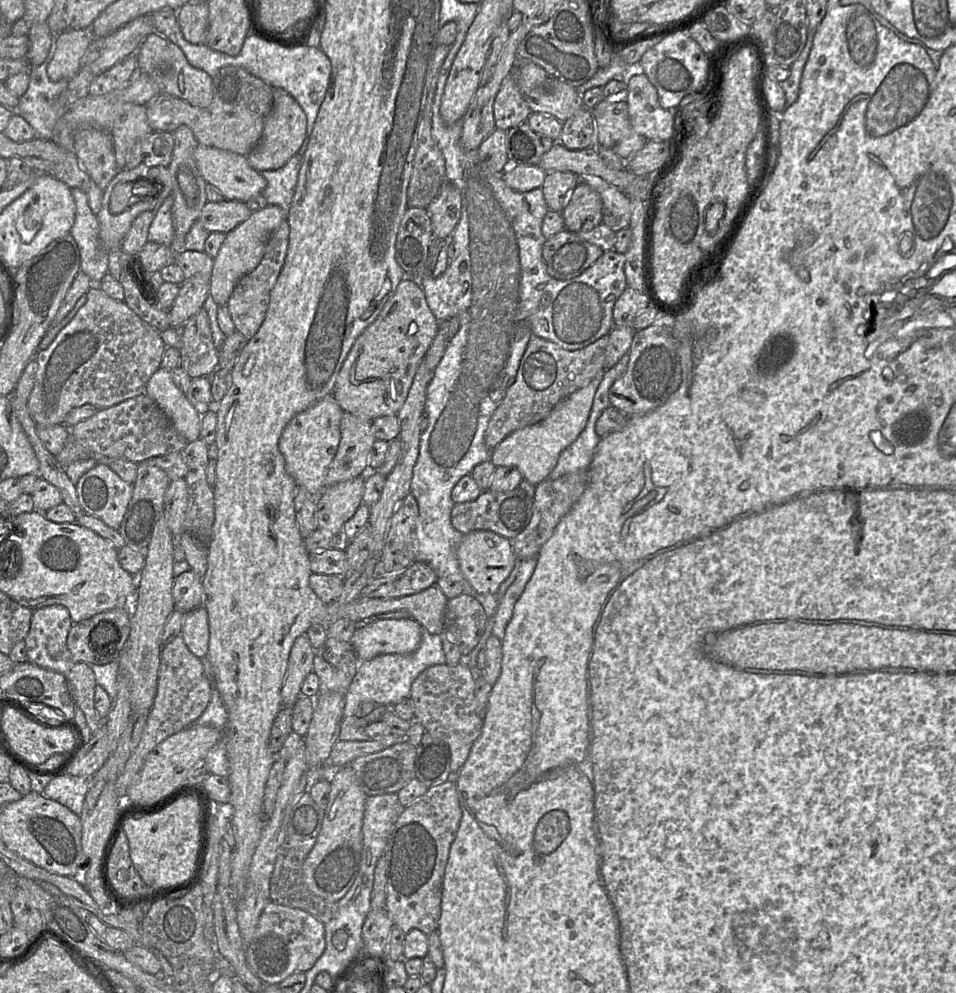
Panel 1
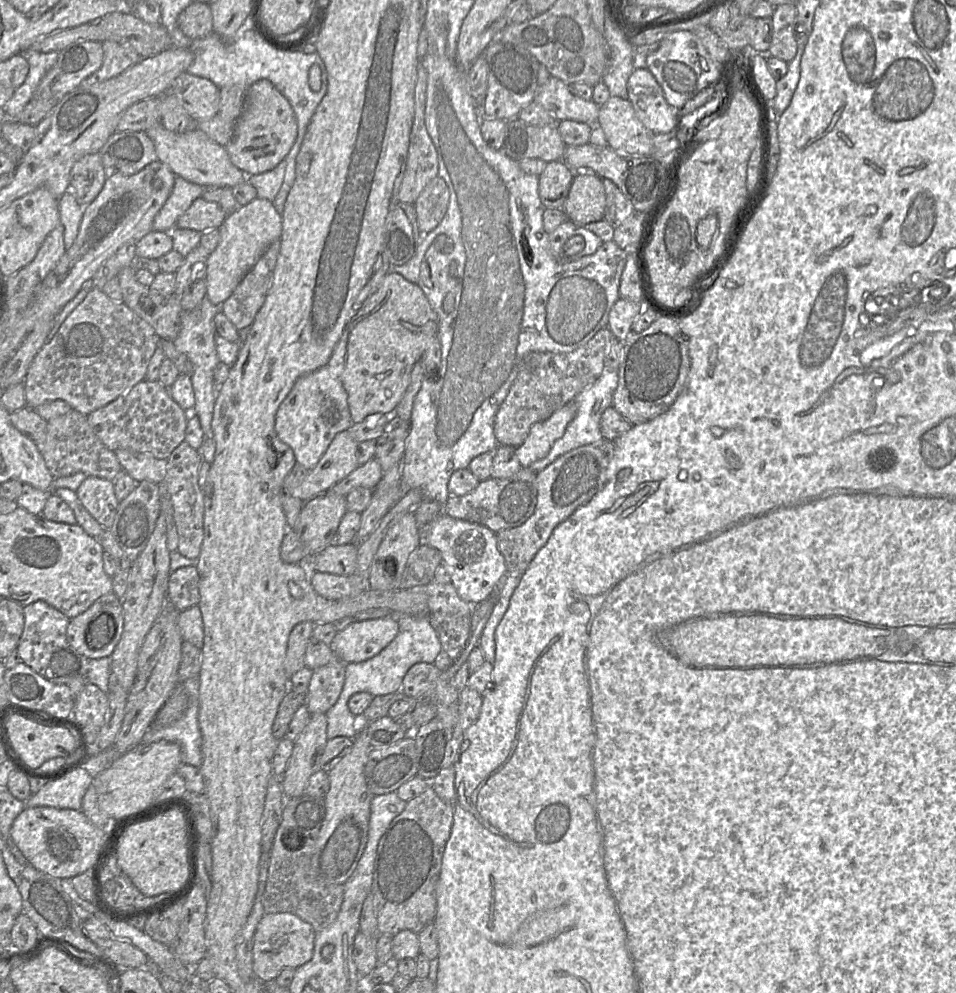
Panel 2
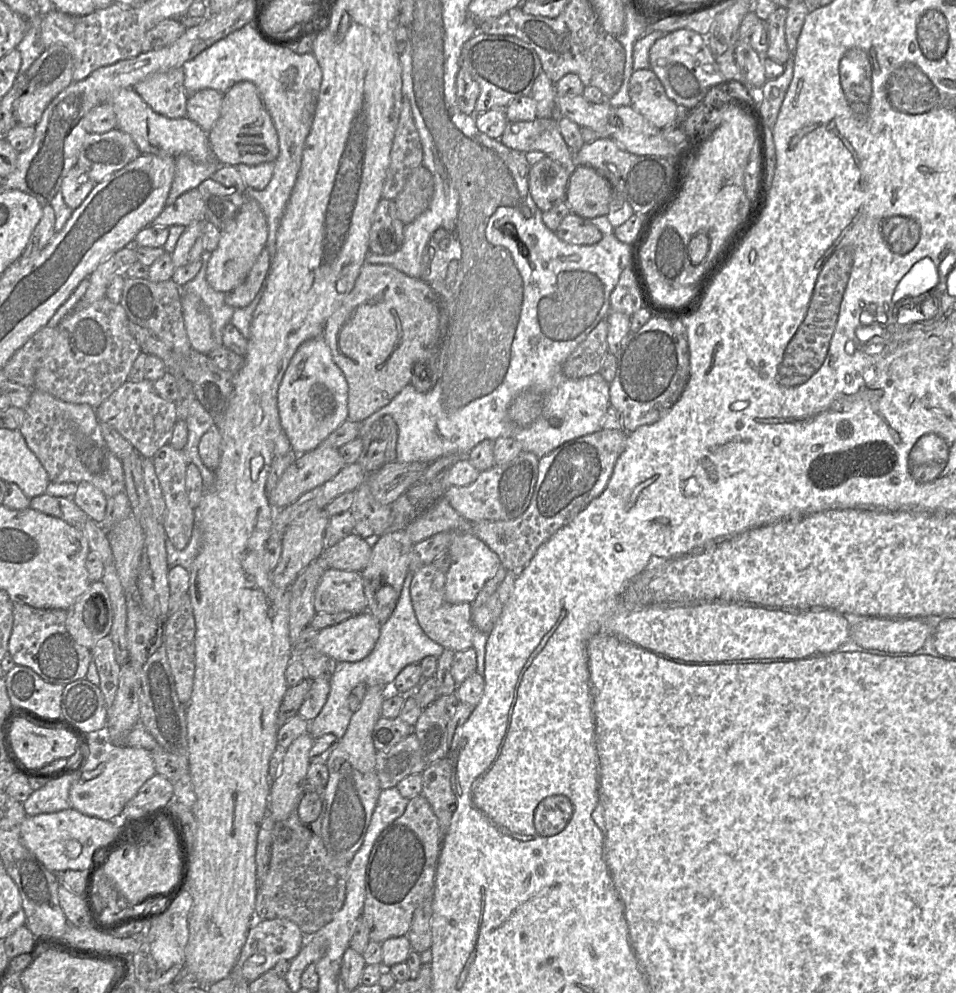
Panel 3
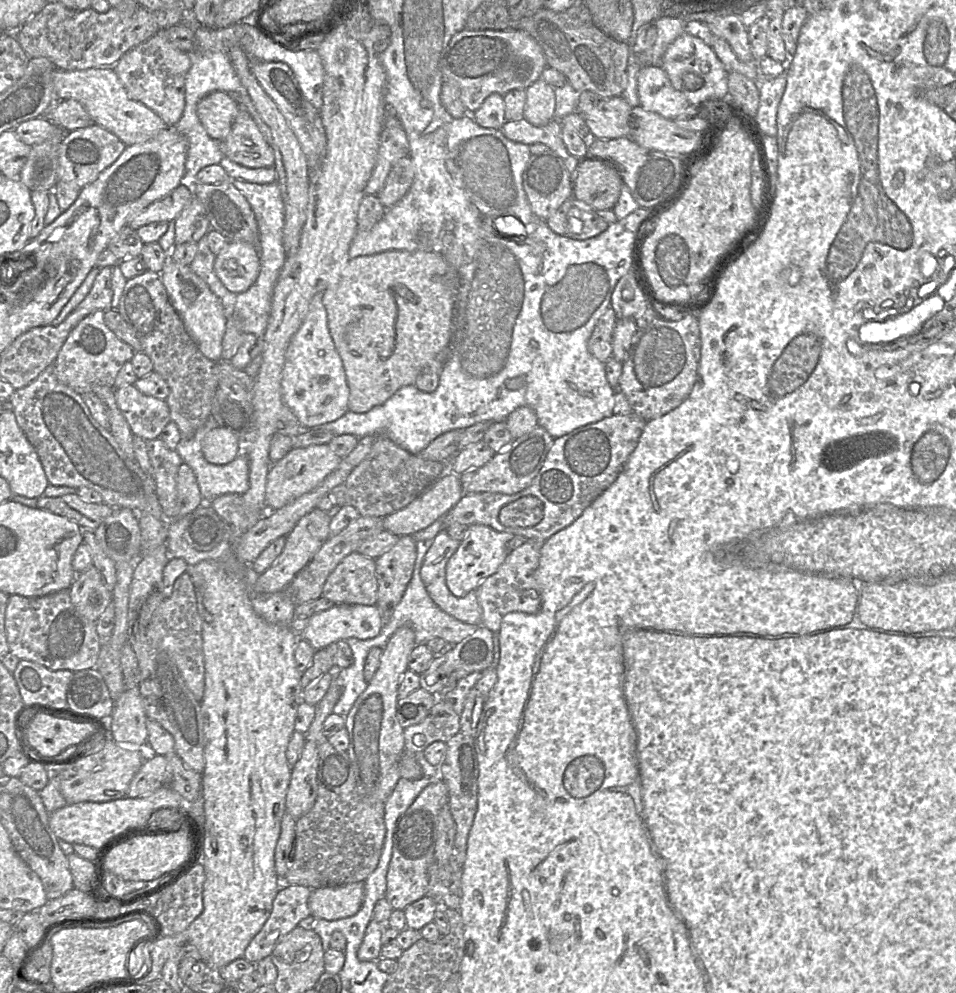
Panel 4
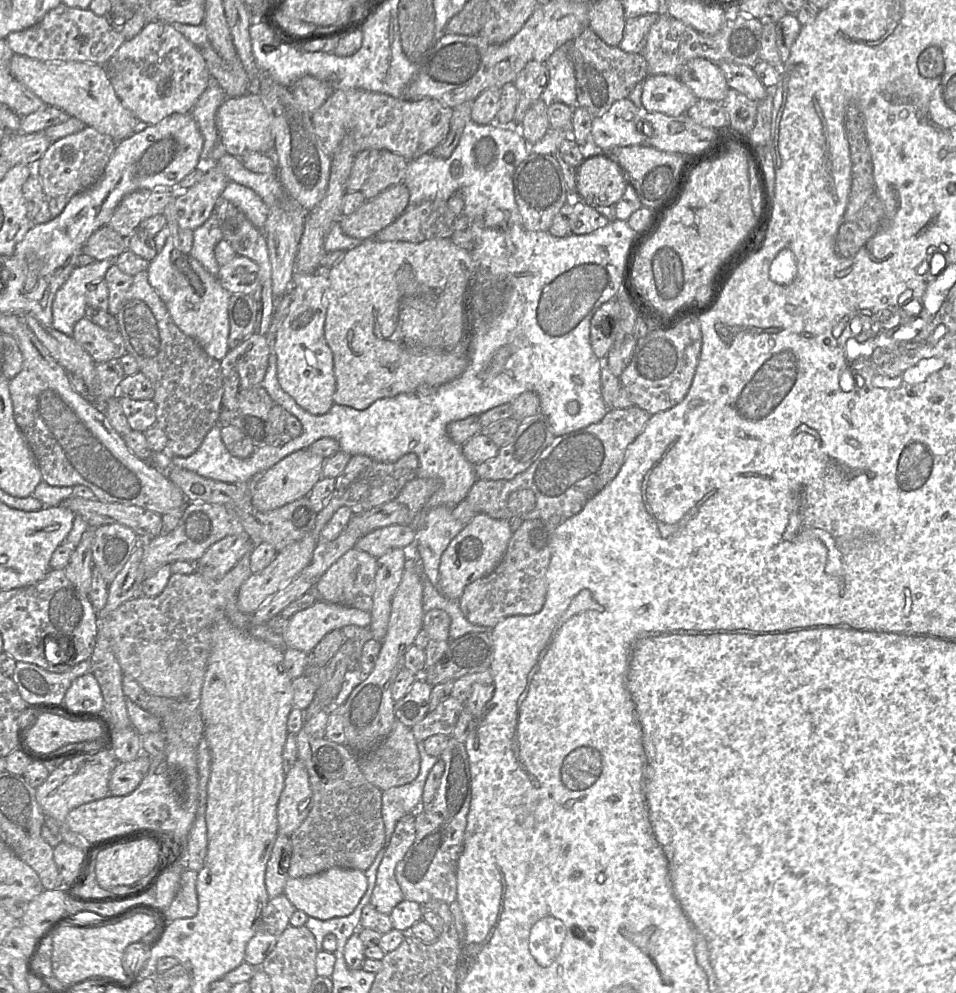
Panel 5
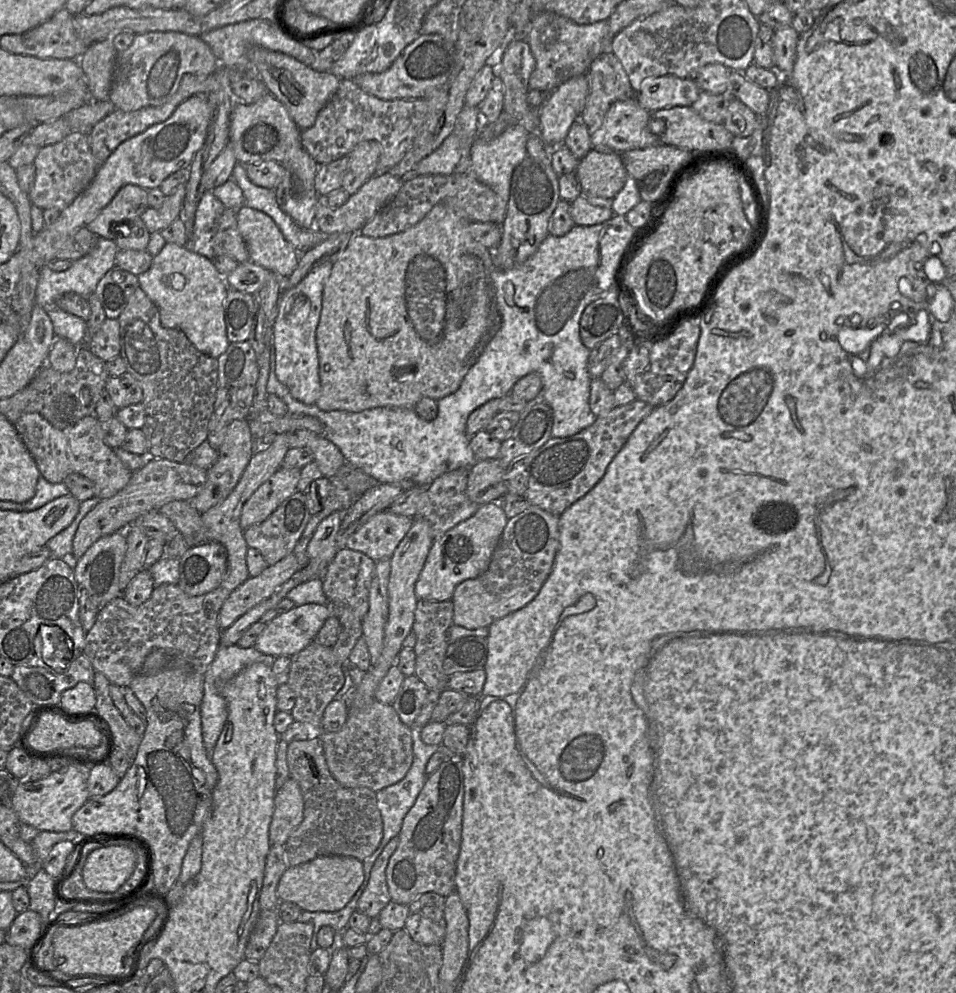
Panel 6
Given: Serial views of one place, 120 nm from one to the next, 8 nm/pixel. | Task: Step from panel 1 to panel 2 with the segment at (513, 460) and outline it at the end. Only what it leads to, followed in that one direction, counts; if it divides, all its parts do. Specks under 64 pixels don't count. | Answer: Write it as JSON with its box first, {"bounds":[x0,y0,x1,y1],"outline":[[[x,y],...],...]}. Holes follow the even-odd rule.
{"bounds":[515,401,576,467],"outline":[[[570,401],[549,418],[532,425],[524,442],[515,448],[515,455],[522,467],[544,458],[553,443],[562,437],[567,425],[574,418],[576,405]]]}

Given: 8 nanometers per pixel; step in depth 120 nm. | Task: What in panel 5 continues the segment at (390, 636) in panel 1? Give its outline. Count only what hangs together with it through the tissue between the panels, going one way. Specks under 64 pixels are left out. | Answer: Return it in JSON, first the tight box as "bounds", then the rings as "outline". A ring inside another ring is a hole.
{"bounds":[282,601,370,654],"outline":[[[317,601],[311,607],[289,618],[282,637],[286,648],[295,648],[310,654],[327,633],[348,625],[369,628],[370,623],[370,612],[327,601]]]}

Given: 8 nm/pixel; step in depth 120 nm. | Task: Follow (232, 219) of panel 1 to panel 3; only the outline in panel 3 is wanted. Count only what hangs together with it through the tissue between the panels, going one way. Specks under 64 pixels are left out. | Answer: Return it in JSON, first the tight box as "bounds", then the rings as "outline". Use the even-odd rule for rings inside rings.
{"bounds":[151,188,206,227],"outline":[[[193,188],[180,195],[173,204],[165,205],[151,225],[186,227],[199,220],[206,220],[205,204],[198,189]]]}

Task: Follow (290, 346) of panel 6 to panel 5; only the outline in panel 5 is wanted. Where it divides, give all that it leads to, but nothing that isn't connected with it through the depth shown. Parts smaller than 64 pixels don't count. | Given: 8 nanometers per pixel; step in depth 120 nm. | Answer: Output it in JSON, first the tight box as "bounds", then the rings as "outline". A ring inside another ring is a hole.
{"bounds":[274,272,336,415],"outline":[[[324,272],[314,274],[296,273],[290,287],[291,302],[274,339],[274,352],[277,356],[277,377],[281,388],[304,410],[314,415],[327,413],[334,405],[336,391],[333,354],[324,336],[327,312],[327,291],[329,280]]]}

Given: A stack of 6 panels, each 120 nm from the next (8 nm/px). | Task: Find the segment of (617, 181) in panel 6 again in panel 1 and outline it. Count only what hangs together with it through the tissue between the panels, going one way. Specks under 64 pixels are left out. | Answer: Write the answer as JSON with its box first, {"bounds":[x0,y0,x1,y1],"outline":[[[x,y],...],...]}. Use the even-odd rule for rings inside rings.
{"bounds":[561,181,602,233],"outline":[[[579,181],[567,197],[567,204],[561,212],[564,229],[574,233],[590,231],[602,223],[602,200],[599,192],[584,181]]]}

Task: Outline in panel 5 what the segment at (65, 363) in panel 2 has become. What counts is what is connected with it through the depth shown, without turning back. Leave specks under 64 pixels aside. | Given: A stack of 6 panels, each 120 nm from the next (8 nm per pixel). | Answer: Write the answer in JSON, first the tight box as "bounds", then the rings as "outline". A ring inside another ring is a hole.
{"bounds":[72,318,127,363],"outline":[[[82,318],[76,323],[72,337],[95,363],[119,360],[127,354],[119,331],[102,328],[87,318]]]}

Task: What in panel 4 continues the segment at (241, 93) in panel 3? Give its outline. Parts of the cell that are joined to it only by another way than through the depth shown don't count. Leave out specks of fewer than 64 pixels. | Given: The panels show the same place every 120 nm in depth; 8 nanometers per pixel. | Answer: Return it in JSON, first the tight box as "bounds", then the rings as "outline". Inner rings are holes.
{"bounds":[219,108,274,168],"outline":[[[240,108],[227,137],[219,143],[225,157],[248,168],[274,164],[274,152],[251,115]]]}

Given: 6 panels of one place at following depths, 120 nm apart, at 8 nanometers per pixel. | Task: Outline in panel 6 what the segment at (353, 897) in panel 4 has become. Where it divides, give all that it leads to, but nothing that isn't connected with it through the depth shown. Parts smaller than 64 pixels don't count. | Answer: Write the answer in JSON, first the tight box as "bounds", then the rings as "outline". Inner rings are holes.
{"bounds":[277,856,364,912],"outline":[[[320,856],[289,866],[277,886],[279,901],[298,905],[303,911],[336,912],[344,908],[364,881],[363,863],[350,856]]]}

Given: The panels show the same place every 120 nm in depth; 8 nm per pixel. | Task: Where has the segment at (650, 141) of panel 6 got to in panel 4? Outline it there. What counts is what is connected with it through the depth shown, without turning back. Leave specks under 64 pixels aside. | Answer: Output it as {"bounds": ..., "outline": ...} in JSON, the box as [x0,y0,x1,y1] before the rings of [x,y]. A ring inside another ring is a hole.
{"bounds":[580,96,632,139],"outline":[[[620,96],[602,99],[592,110],[580,114],[591,134],[598,139],[631,138],[631,110],[632,107]]]}

